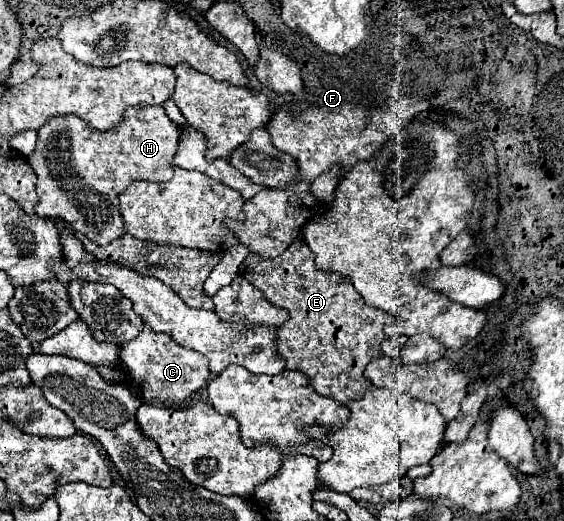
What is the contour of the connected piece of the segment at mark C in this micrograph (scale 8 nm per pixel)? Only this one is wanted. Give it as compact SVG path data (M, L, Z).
M147 327L135 341L121 347L119 357L131 373L131 387L147 403L157 401L163 405L183 405L209 379L205 357L199 357L199 353L191 349L183 349L167 333L155 333Z

